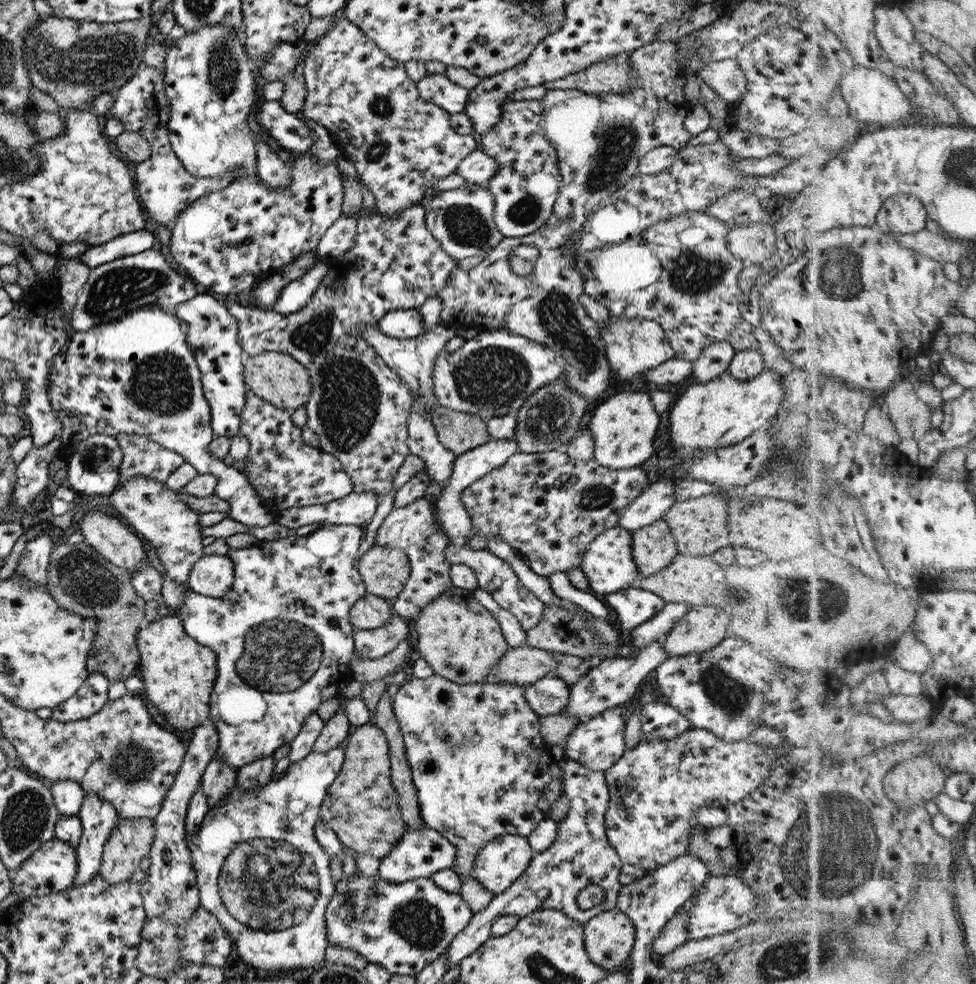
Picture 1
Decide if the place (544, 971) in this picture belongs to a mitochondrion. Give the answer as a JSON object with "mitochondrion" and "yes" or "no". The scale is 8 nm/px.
{"mitochondrion":"yes"}

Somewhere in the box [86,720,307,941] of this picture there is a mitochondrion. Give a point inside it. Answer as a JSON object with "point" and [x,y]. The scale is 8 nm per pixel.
{"point":[131,764]}

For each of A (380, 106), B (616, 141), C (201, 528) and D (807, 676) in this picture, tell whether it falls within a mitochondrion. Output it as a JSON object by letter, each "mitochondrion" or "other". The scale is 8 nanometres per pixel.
{"A":"mitochondrion","B":"mitochondrion","C":"other","D":"other"}

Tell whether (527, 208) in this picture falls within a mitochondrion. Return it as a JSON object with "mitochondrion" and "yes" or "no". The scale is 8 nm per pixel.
{"mitochondrion":"yes"}

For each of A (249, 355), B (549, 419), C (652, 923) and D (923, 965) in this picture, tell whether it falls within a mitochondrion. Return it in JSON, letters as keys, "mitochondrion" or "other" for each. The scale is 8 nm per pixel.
{"A":"other","B":"mitochondrion","C":"other","D":"mitochondrion"}

